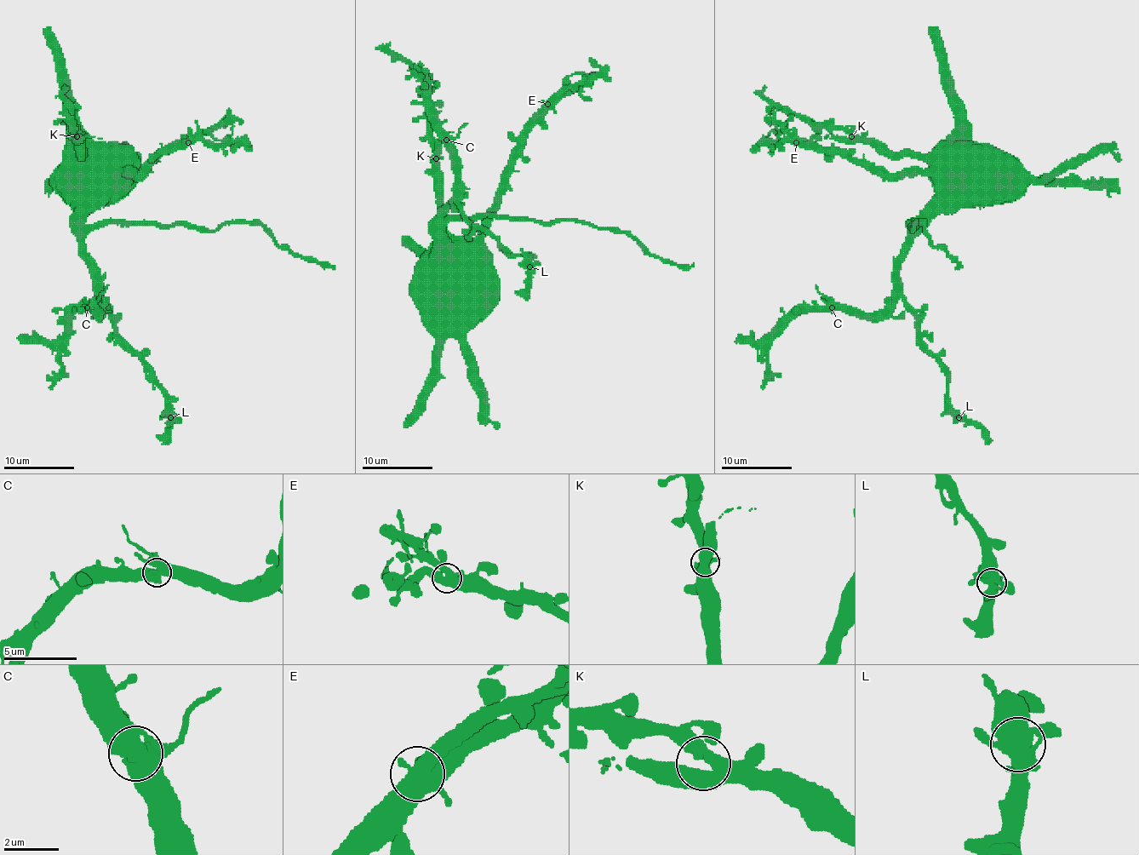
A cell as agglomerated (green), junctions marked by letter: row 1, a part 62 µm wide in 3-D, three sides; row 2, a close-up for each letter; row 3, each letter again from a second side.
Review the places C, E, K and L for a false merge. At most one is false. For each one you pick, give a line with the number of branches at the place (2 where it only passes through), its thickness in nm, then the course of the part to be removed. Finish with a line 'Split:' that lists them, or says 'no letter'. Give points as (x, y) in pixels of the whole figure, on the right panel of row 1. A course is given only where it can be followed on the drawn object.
Split: no letter

